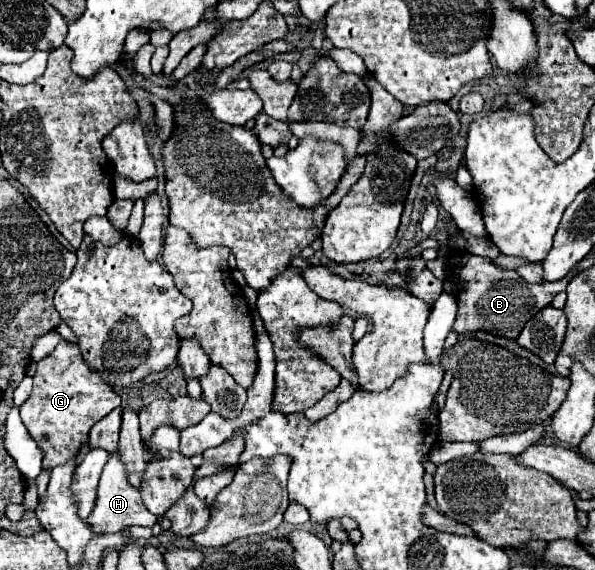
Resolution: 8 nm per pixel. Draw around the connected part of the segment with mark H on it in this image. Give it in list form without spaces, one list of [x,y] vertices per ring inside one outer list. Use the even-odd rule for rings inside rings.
[[[113,451],[109,455],[109,461],[107,461],[107,465],[103,469],[103,475],[101,475],[101,481],[99,481],[99,489],[97,489],[97,503],[95,503],[93,513],[87,517],[87,523],[99,535],[117,533],[119,529],[123,529],[127,525],[153,527],[157,523],[157,515],[151,515],[151,511],[147,511],[147,507],[143,507],[141,493],[129,483],[127,471],[125,471],[125,463],[121,461],[121,453],[119,451]]]

